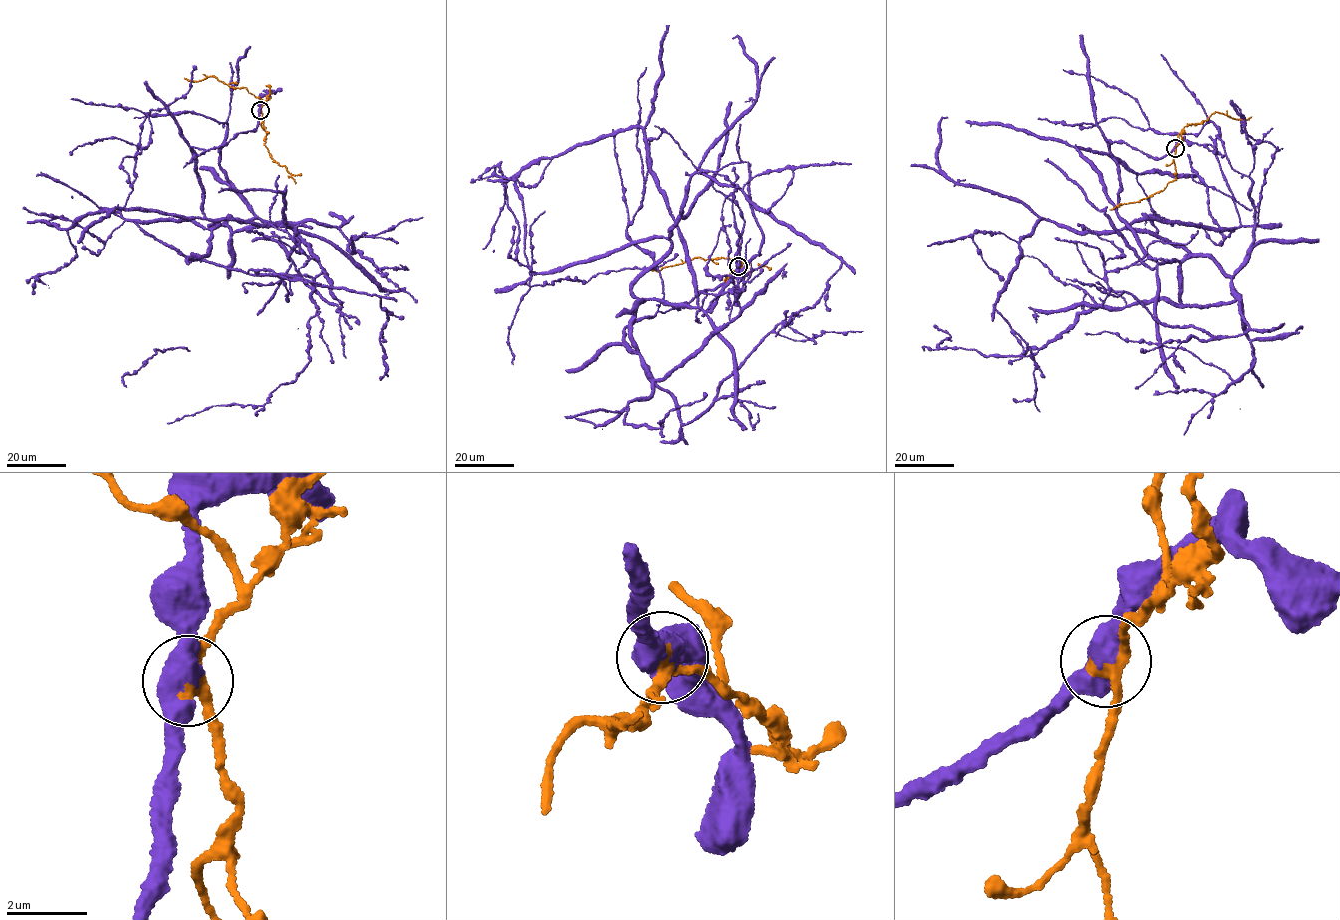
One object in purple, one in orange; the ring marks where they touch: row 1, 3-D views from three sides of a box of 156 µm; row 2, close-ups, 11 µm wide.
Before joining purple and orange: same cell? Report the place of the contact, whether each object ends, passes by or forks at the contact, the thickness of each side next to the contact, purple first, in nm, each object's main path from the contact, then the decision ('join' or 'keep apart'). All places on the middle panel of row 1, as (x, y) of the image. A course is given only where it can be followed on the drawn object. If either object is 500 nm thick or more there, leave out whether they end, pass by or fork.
place (738, 266); calibres 600 and 300 nm; course purple (738, 266), (742, 211), (711, 185), (676, 221), (696, 306), (632, 291), (696, 173), (841, 259), (788, 310); course orange (738, 266), (742, 268), (733, 258), (705, 260), (699, 257), (659, 271), (649, 269); keep apart

